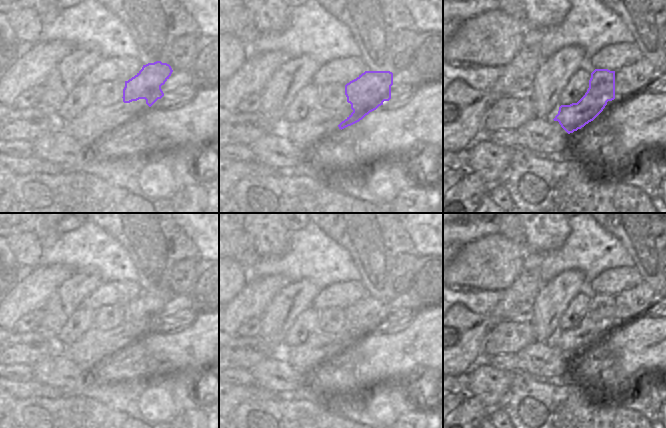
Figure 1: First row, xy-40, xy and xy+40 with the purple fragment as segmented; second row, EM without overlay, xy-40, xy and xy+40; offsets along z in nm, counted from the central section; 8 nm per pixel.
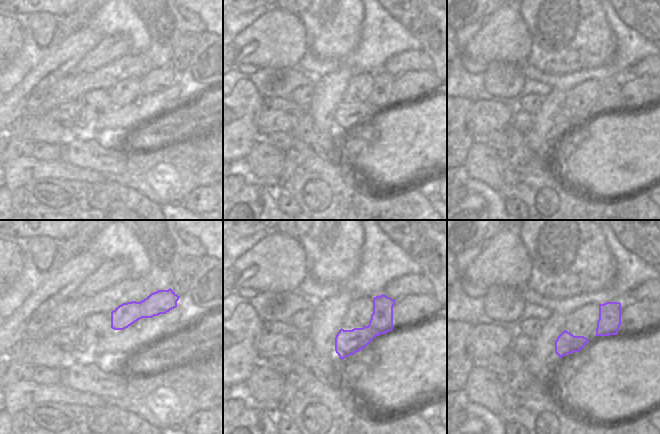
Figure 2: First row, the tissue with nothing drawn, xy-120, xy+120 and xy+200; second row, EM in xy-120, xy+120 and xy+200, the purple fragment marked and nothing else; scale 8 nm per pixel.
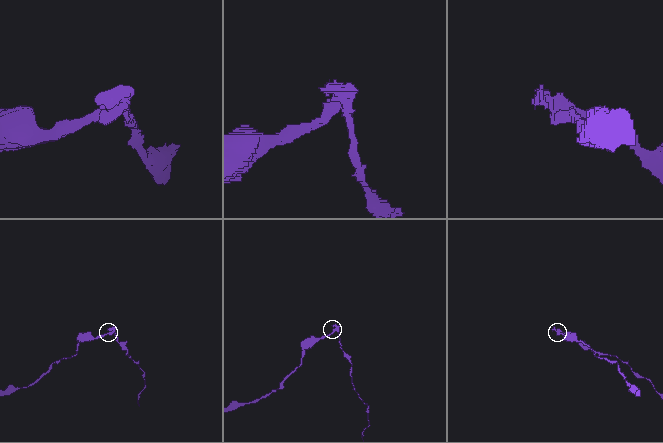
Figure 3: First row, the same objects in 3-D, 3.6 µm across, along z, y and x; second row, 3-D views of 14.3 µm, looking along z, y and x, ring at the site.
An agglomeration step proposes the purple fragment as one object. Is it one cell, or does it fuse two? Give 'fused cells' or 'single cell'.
fused cells

